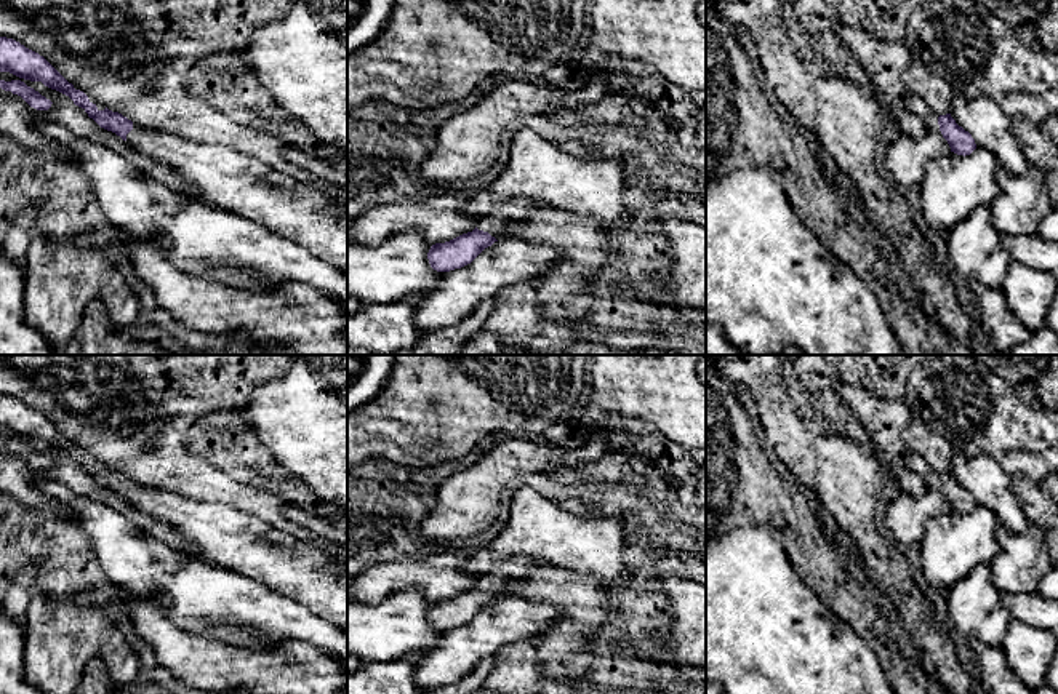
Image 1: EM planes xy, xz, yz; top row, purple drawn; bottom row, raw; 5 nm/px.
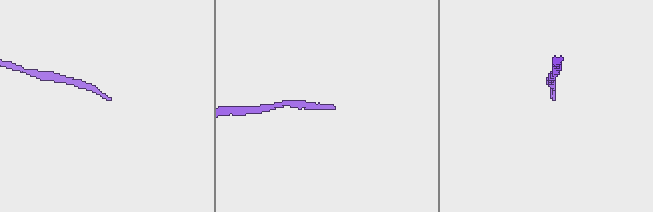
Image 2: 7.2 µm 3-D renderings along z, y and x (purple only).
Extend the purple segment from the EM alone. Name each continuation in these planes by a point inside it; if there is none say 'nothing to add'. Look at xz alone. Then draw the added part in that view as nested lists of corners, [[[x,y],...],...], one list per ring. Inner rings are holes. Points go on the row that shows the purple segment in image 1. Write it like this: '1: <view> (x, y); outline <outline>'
1: xz (504, 213); outline [[[523,200],[499,201],[488,214],[477,217],[477,229],[488,232],[496,240],[501,240],[507,227],[515,221],[527,221],[535,216],[535,206]]]

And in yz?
1: yz (917, 106); outline [[[912,96],[909,109],[920,117],[928,131],[941,134],[938,125],[940,115],[925,101]]]

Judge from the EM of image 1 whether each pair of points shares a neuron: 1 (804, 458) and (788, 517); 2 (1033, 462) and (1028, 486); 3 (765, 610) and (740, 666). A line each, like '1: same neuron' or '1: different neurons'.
1: different neurons
2: different neurons
3: same neuron

